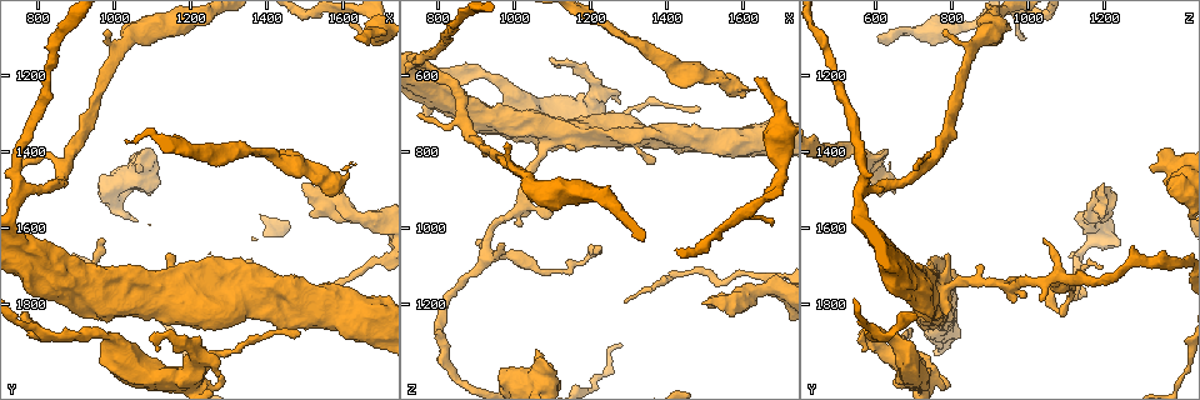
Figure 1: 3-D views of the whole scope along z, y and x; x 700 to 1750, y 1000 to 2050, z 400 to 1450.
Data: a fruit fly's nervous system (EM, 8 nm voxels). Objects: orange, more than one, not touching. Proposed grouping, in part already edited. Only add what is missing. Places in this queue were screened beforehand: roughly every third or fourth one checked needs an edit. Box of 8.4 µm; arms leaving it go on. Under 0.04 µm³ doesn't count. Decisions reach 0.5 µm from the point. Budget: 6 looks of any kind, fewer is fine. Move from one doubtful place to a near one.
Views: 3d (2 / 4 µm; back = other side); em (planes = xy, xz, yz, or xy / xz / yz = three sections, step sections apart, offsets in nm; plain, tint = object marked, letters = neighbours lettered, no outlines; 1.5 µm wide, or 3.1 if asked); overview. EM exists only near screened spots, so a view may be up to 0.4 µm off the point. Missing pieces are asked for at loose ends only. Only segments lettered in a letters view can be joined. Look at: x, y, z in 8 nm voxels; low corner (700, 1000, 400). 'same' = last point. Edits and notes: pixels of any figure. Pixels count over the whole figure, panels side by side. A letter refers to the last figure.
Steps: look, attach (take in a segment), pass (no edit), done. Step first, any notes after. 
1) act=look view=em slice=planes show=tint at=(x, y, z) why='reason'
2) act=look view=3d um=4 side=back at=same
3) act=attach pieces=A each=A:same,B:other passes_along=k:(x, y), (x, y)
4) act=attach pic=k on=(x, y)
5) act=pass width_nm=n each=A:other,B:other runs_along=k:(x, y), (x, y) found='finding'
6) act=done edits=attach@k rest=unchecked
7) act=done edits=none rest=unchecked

act=look view=3d um=2 side=back at=(1110, 1915, 570)

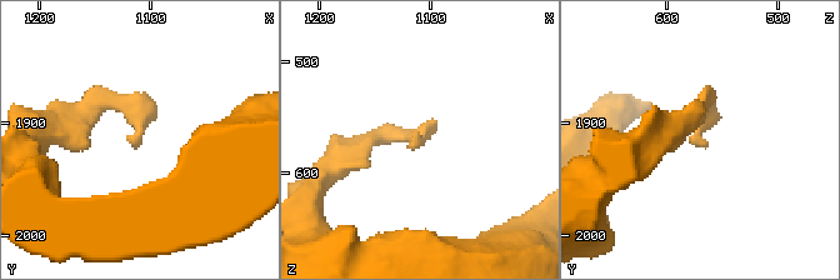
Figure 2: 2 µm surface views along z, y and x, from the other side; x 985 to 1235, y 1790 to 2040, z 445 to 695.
act=look view=em slice=planes show=plain at=(1118, 1918, 570) why='need the tissue'

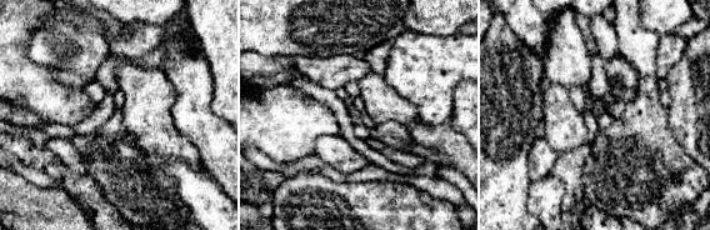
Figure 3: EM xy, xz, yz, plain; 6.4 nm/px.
act=look view=em slice=planes show=letters at=same why='see the neighbours'

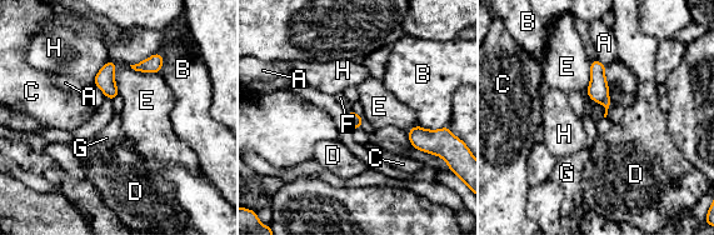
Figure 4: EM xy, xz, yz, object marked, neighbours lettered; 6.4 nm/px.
act=pass width_nm=80 each=A:other,B:other,C:other,D:other,E:other,F:other,G:other,H:other border=4:(114, 61), (115, 85), (119, 95) found='no lettered segment goes on from it'

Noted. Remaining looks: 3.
act=look view=3d um=4 at=(1495, 1480, 1200) why='branch stops here'

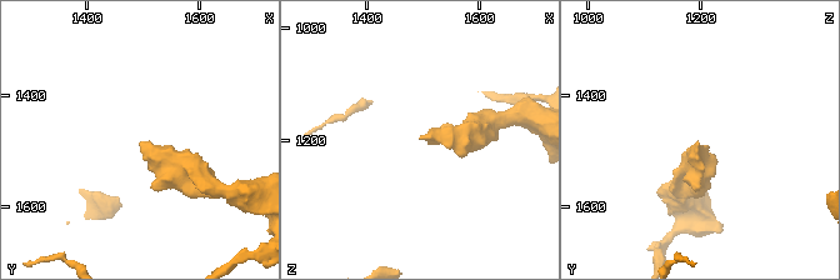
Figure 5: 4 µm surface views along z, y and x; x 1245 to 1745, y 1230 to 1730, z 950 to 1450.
act=look view=em slice=xy step=8 show=letters at=(1495, 1480, 1195) why='need the tissue'

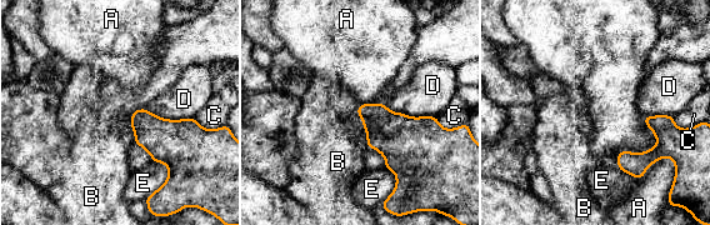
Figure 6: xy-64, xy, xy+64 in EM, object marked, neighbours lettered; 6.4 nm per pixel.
act=pass each=A:other,B:other,C:other,D:other,E:other border=6:(145, 108), (131, 114), (133, 143) found='no lettered segment goes on from it'

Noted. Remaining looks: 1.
act=done edits=none rest=unchecked

